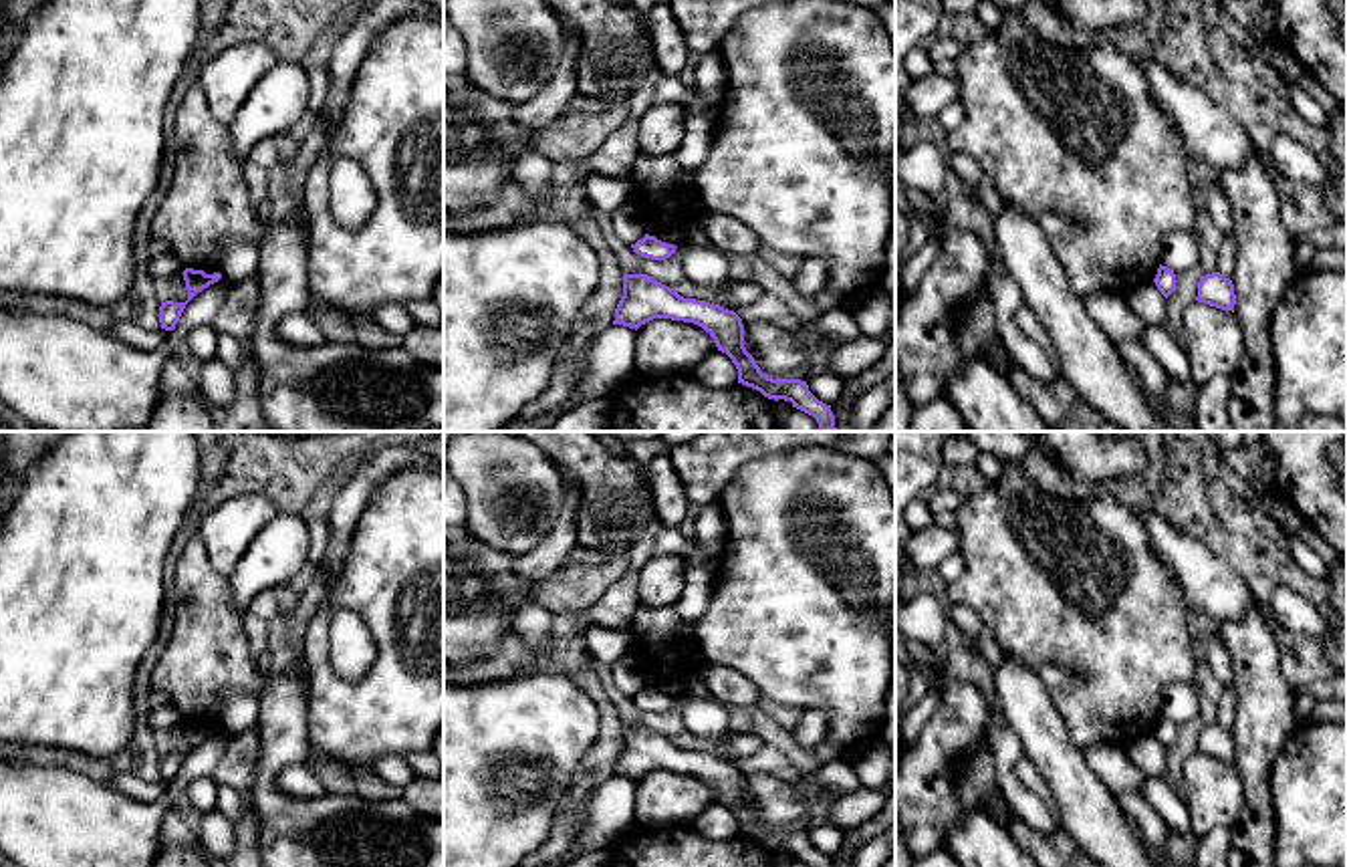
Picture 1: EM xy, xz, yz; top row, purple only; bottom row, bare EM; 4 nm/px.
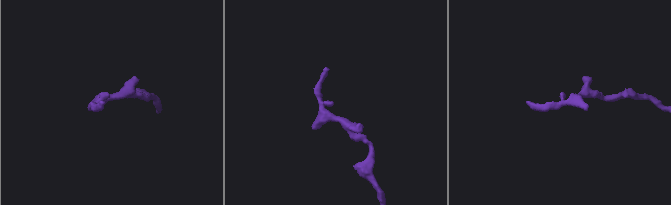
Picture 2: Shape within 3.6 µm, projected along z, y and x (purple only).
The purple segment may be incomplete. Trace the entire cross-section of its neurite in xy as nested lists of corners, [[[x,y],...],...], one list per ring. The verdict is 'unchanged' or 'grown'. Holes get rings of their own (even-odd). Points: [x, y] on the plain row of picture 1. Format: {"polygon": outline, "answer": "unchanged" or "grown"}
{"polygon": [[[186,720],[183,724],[183,732],[186,732],[186,740],[188,740],[188,752],[186,754],[173,754],[173,752],[165,752],[161,754],[159,758],[159,774],[161,774],[161,780],[165,782],[173,782],[175,776],[179,774],[179,768],[186,760],[186,756],[198,746],[202,744],[204,740],[208,740],[210,736],[218,734],[222,730],[220,724],[214,724],[214,726],[206,726],[204,722],[194,722],[194,720]]], "answer": "unchanged"}

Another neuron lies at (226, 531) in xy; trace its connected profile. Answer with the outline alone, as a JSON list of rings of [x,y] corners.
[[[242,494],[206,514],[198,534],[214,569],[230,577],[252,538],[276,512],[272,500],[260,494]]]

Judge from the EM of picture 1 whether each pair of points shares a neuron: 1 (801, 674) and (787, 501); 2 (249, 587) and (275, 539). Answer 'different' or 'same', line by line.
1: same
2: same

